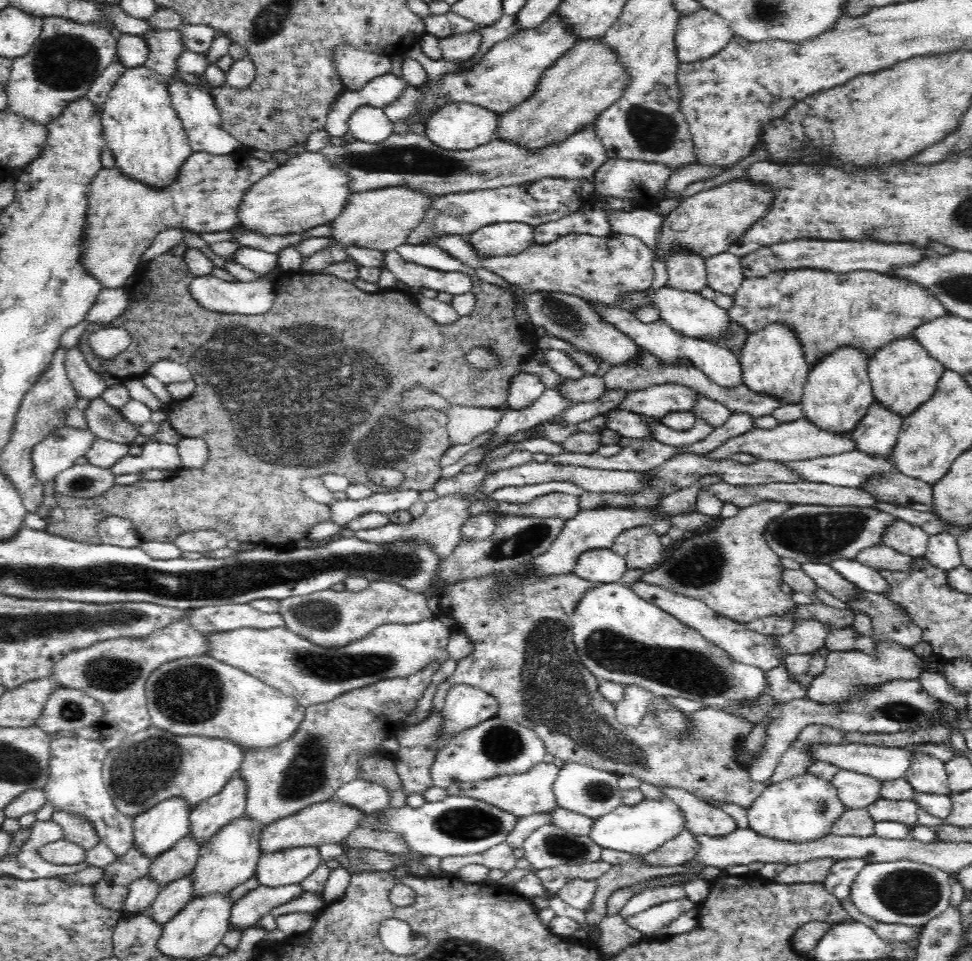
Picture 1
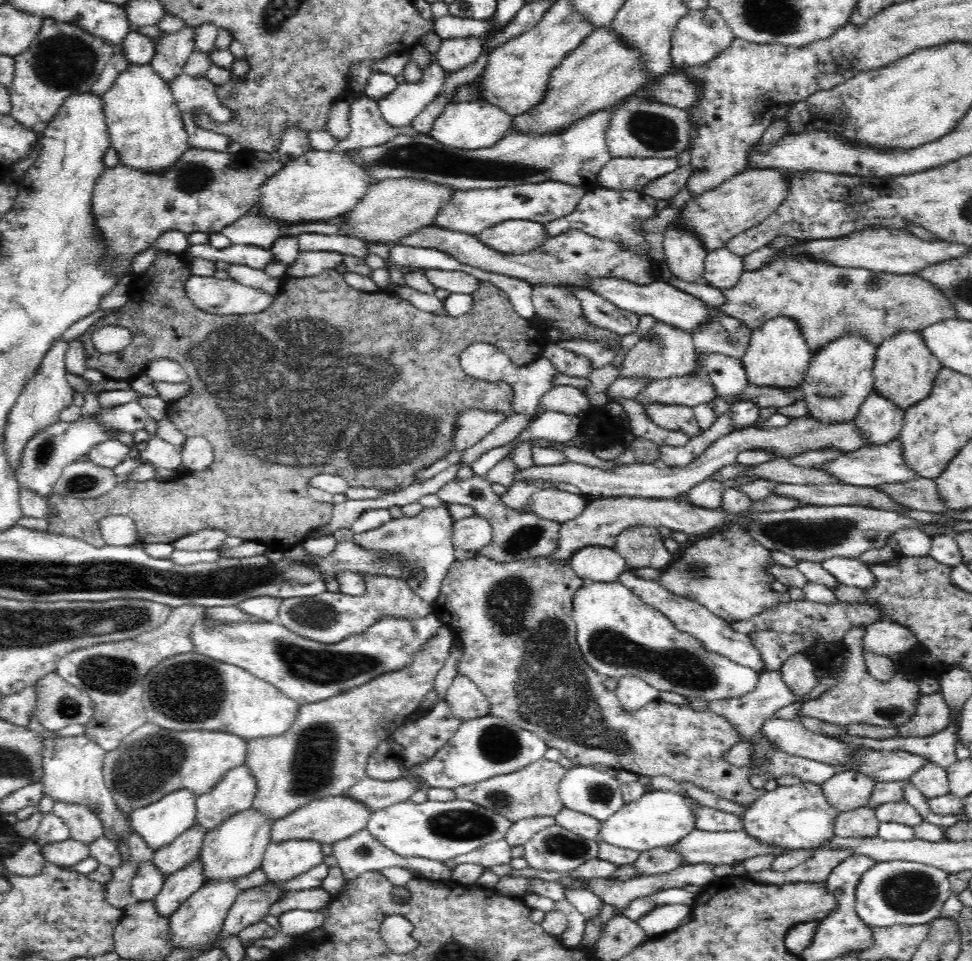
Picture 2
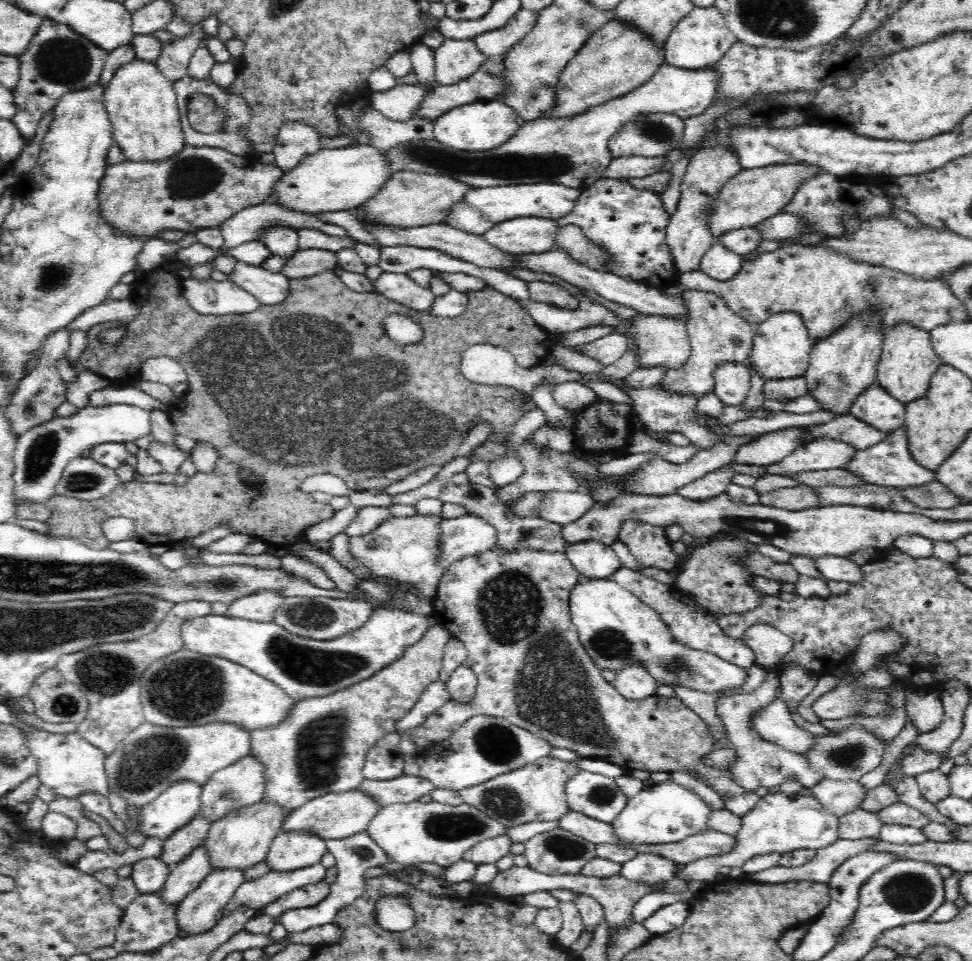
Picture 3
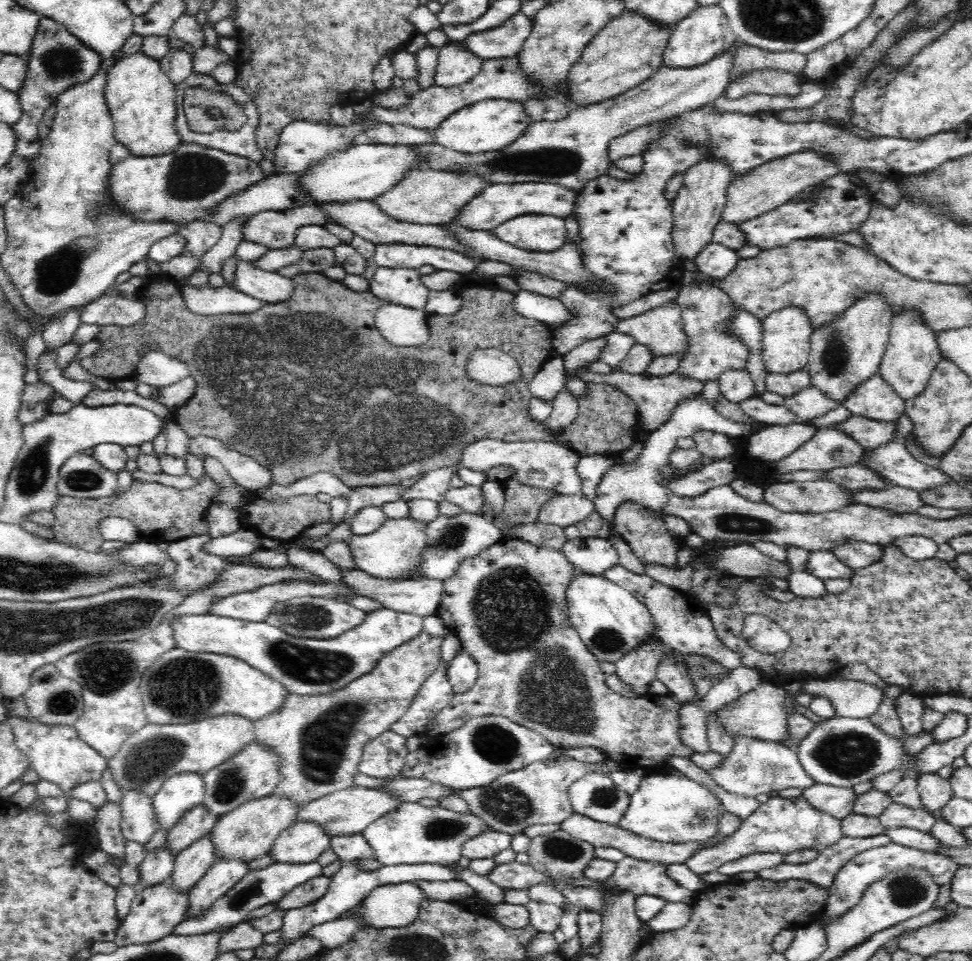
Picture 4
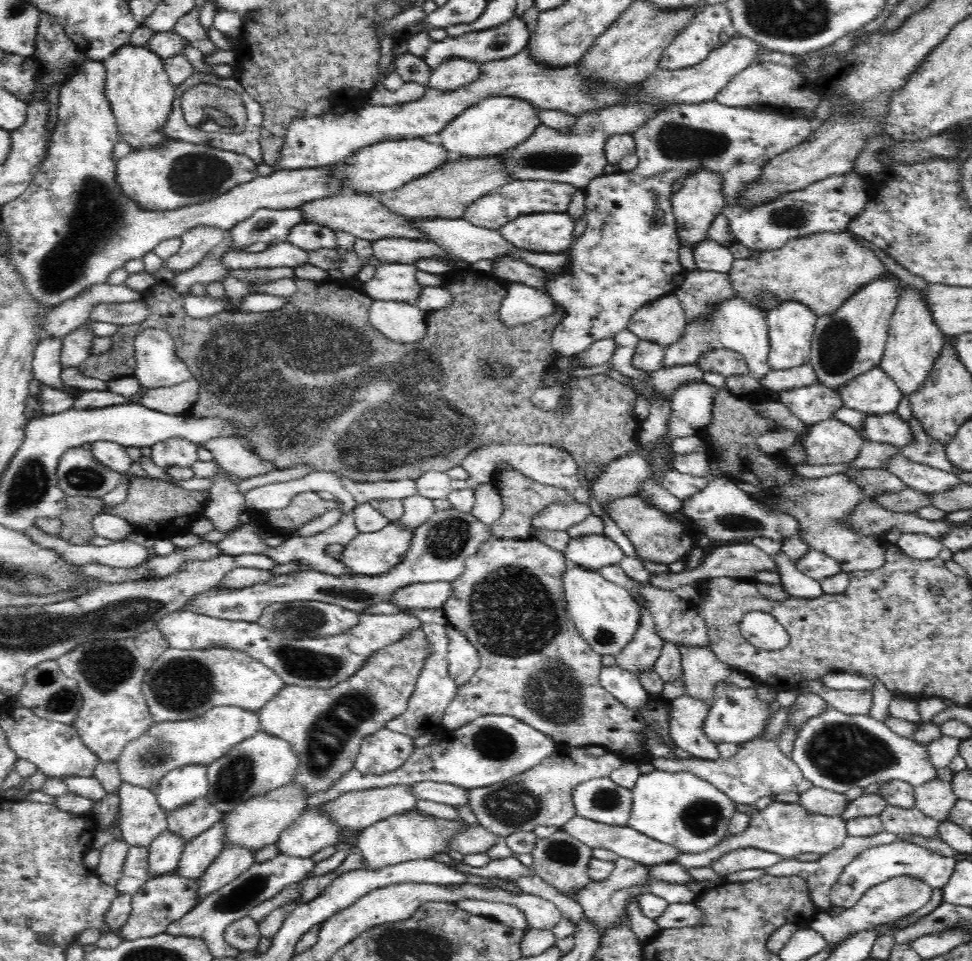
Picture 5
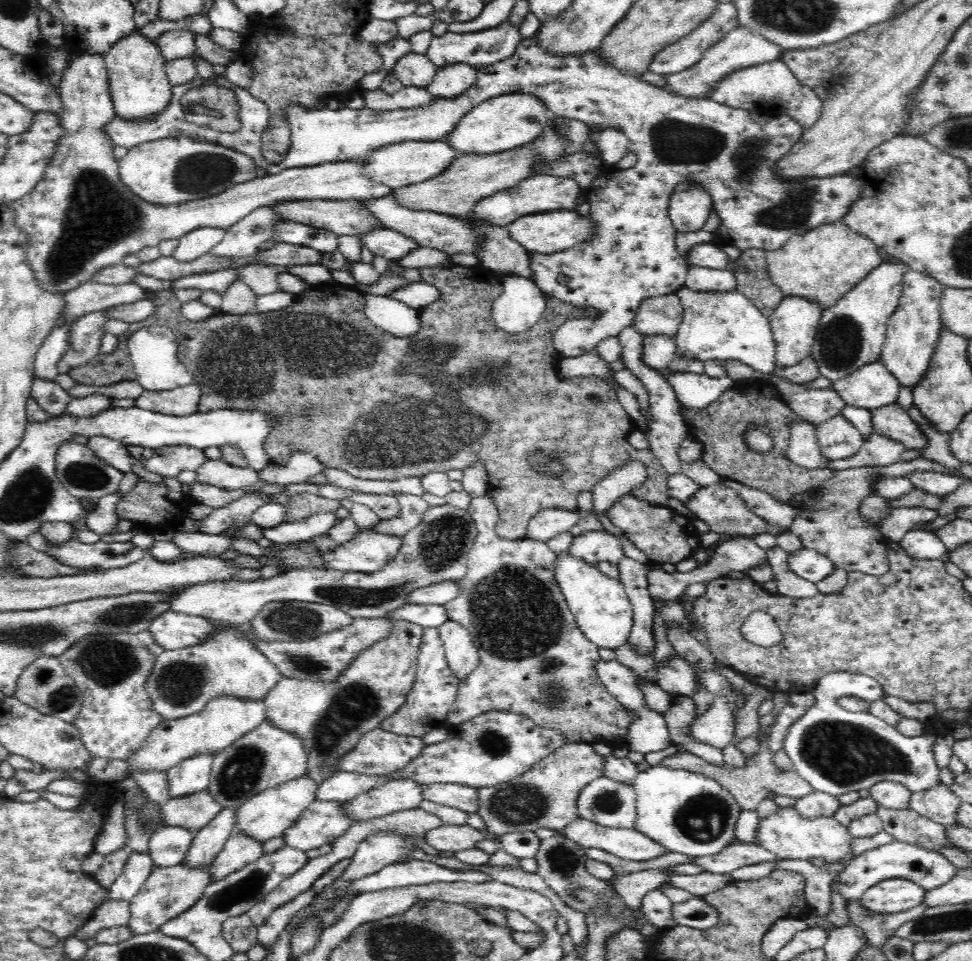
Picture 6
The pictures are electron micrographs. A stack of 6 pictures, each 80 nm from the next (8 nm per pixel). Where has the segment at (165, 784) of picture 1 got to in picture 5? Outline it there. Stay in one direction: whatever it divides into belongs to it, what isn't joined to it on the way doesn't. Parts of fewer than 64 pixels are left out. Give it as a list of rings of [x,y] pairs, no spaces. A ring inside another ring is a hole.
[[[232,705],[212,707],[189,721],[155,723],[143,736],[124,747],[116,762],[121,780],[152,790],[154,783],[158,783],[168,772],[188,764],[210,766],[214,760],[220,760],[232,750],[232,747],[248,740],[259,730],[259,713]]]

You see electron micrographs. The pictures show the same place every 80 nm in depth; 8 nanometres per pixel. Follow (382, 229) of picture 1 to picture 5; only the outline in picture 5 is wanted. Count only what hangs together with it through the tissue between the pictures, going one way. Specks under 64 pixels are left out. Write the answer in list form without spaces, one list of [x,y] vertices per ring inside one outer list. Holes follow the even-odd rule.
[[[461,155],[447,160],[440,168],[422,178],[410,180],[402,188],[382,193],[378,199],[390,212],[407,219],[455,219],[462,218],[474,200],[489,195],[496,188],[512,181],[508,169],[502,165],[502,157]]]

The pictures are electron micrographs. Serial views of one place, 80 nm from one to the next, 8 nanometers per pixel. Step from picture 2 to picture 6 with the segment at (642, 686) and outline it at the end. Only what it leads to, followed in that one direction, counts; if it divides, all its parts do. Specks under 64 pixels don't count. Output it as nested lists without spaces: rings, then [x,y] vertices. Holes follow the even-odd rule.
[[[624,555],[618,562],[619,580],[625,588],[633,608],[633,627],[628,643],[636,647],[640,655],[653,655],[654,601],[648,590],[647,574],[650,565],[642,564]]]

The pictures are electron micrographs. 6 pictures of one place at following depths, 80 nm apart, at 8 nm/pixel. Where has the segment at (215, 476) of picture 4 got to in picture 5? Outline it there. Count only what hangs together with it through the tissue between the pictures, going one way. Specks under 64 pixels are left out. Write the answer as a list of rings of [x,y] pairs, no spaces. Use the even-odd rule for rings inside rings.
[[[218,466],[218,474],[212,478],[210,500],[206,503],[206,516],[219,532],[232,532],[239,524],[238,517],[246,510],[245,493],[238,491],[238,484],[226,478],[224,468]]]

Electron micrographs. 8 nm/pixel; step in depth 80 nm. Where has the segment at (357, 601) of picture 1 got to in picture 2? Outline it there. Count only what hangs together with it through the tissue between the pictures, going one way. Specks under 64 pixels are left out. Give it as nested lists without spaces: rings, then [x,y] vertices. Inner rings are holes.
[[[364,573],[362,575],[367,586],[366,594],[362,594],[362,596],[352,596],[342,592],[326,591],[322,592],[322,594],[318,594],[318,596],[284,599],[281,602],[276,622],[279,622],[289,631],[295,632],[304,638],[319,643],[334,644],[339,640],[344,640],[346,637],[364,632],[364,630],[370,628],[371,624],[374,624],[374,621],[377,621],[379,616],[388,615],[404,619],[415,619],[428,616],[430,613],[434,612],[433,603],[422,600],[422,597],[418,596],[409,587],[406,580],[372,573]]]

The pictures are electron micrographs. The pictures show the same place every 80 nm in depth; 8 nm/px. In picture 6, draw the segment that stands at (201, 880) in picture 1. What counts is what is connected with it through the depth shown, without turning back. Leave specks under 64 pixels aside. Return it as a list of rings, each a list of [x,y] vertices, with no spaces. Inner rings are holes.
[[[302,776],[260,792],[239,808],[236,826],[234,826],[235,832],[246,833],[262,844],[276,835],[283,835],[284,831],[290,828],[302,812],[306,811],[306,808],[309,808],[310,804],[315,801],[317,788],[314,780]]]

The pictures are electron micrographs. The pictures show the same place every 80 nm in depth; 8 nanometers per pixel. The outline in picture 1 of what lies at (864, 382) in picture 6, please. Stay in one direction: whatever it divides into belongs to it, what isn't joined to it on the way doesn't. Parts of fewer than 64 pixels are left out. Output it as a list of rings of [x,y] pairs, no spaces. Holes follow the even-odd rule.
[[[874,399],[852,432],[856,449],[876,457],[891,455],[902,423],[900,415]]]

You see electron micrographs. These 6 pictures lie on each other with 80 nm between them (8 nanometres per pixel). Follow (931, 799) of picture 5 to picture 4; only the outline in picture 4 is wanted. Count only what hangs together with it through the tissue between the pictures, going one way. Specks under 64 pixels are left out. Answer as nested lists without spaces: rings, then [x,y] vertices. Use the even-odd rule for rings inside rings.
[[[937,773],[923,774],[917,780],[922,807],[930,812],[942,812],[954,797],[951,783]]]

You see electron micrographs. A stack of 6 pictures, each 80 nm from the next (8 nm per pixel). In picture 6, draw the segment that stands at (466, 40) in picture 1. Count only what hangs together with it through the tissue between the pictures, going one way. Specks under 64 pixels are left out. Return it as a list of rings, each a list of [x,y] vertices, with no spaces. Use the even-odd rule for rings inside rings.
[[[464,63],[450,64],[438,68],[426,89],[434,100],[454,100],[464,94],[476,79],[477,67]]]

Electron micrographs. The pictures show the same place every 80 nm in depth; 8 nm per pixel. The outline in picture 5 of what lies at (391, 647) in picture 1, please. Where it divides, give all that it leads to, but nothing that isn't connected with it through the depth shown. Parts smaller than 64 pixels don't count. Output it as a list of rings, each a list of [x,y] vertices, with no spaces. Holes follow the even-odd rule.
[[[184,611],[171,612],[162,617],[155,628],[163,632],[170,648],[194,650],[210,647],[230,647],[246,651],[271,671],[278,674],[284,684],[299,687],[330,688],[351,677],[374,653],[398,642],[408,631],[421,626],[419,618],[412,614],[366,614],[359,616],[358,624],[334,636],[307,637],[298,640],[278,636],[257,622],[242,620],[220,620]]]

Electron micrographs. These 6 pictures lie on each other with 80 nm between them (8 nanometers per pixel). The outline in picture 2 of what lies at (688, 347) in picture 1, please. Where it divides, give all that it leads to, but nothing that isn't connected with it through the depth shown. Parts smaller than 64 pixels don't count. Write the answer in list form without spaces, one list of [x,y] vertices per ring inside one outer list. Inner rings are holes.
[[[569,287],[567,290],[580,300],[586,323],[620,335],[637,331],[639,317],[636,313],[620,309],[588,289]],[[708,352],[708,354],[702,354],[702,356],[700,356],[700,363],[706,367],[710,381],[716,389],[717,398],[729,401],[730,406],[732,402],[738,400],[750,384],[748,375],[746,375],[746,369],[740,358],[732,358],[725,354],[718,354],[717,352],[709,354]]]

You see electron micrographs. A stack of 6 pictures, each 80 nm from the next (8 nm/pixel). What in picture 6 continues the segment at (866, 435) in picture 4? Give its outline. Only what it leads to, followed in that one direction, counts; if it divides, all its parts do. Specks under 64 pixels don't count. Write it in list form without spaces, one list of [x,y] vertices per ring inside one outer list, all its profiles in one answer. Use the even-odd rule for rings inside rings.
[[[898,401],[882,405],[871,411],[872,427],[878,434],[900,441],[907,450],[924,450],[928,438],[913,419],[907,418]]]

